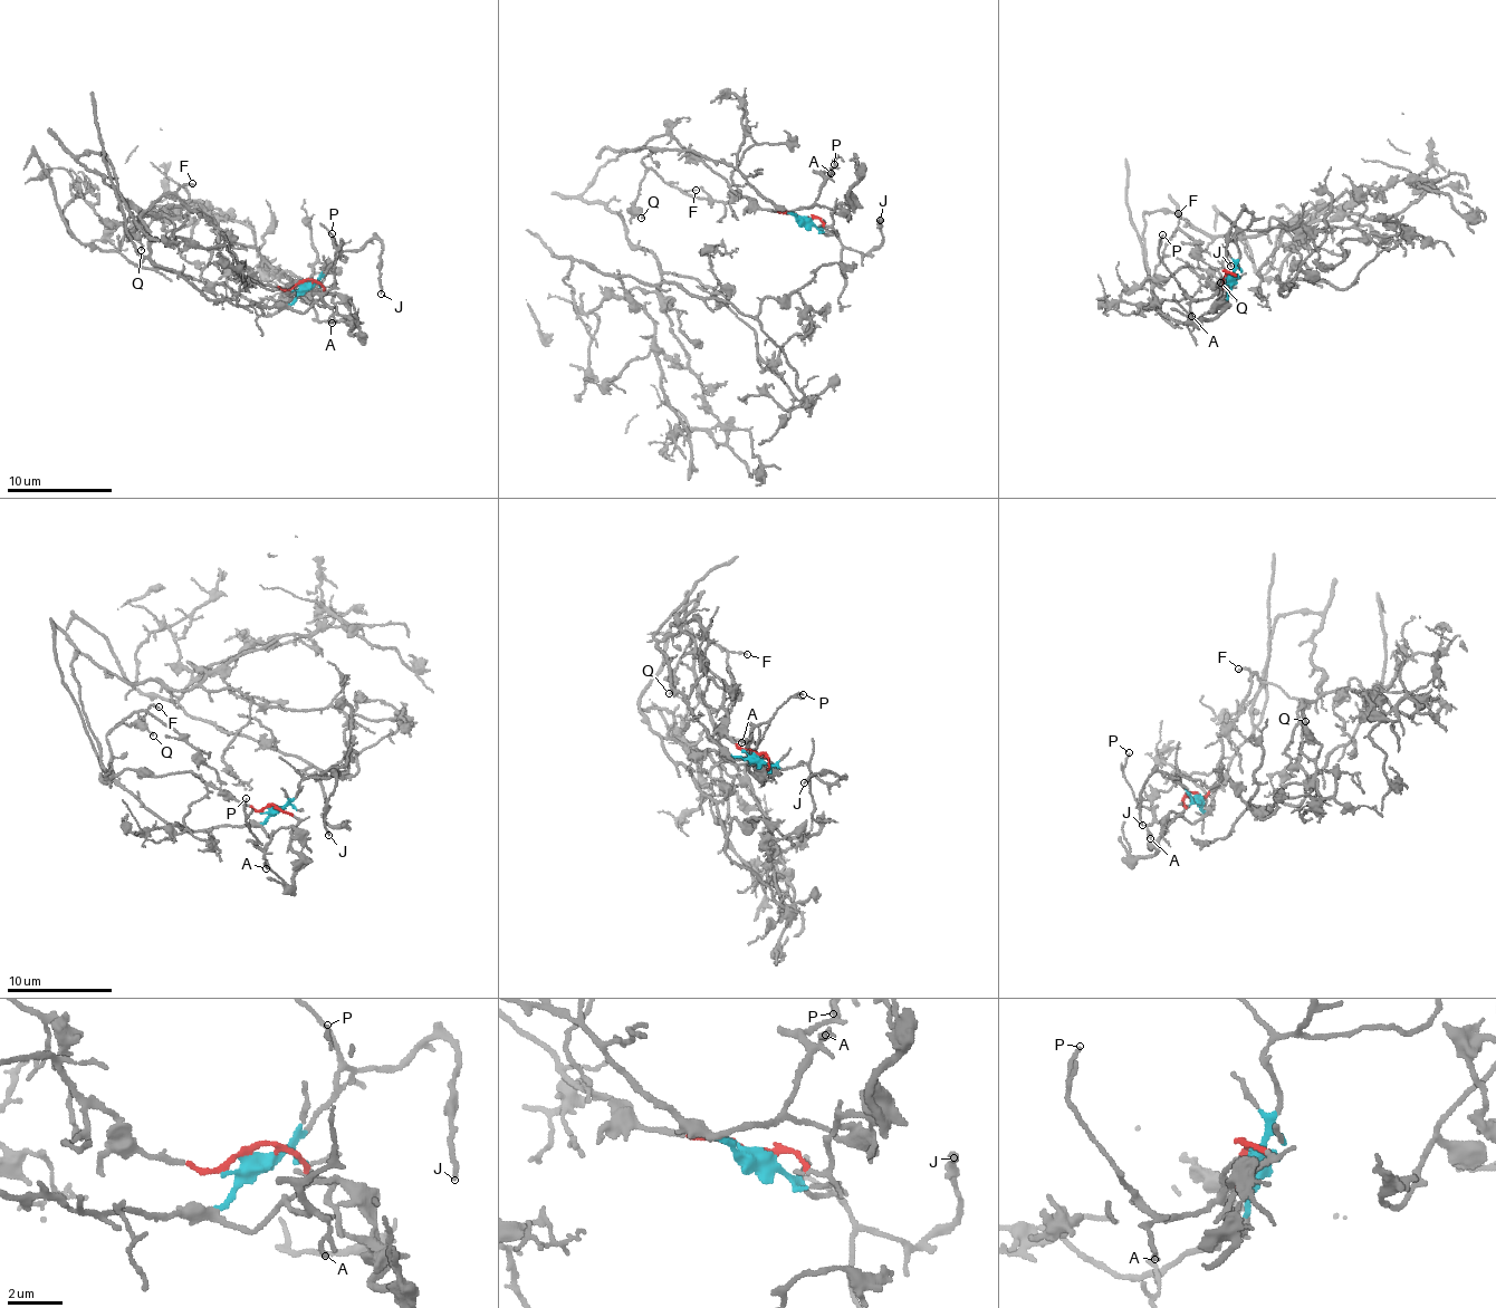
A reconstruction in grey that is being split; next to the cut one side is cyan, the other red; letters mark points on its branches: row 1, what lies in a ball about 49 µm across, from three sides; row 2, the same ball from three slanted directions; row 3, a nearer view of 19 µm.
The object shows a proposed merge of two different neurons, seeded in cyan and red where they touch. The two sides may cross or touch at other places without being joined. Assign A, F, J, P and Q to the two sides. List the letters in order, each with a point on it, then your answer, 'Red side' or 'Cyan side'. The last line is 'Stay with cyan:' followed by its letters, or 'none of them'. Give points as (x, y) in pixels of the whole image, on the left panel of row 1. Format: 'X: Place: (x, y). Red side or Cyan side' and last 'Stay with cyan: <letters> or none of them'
A: Place: (332, 323). Cyan side
F: Place: (192, 183). Cyan side
J: Place: (381, 294). Cyan side
P: Place: (332, 233). Cyan side
Q: Place: (141, 250). Cyan side
Stay with cyan: A, F, J, P, Q

